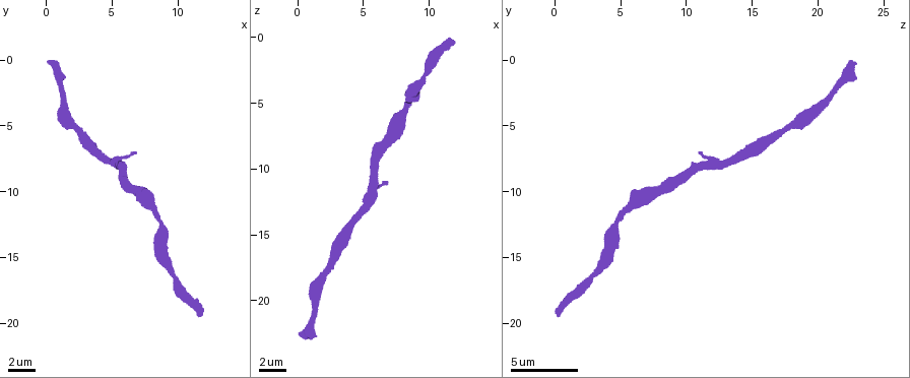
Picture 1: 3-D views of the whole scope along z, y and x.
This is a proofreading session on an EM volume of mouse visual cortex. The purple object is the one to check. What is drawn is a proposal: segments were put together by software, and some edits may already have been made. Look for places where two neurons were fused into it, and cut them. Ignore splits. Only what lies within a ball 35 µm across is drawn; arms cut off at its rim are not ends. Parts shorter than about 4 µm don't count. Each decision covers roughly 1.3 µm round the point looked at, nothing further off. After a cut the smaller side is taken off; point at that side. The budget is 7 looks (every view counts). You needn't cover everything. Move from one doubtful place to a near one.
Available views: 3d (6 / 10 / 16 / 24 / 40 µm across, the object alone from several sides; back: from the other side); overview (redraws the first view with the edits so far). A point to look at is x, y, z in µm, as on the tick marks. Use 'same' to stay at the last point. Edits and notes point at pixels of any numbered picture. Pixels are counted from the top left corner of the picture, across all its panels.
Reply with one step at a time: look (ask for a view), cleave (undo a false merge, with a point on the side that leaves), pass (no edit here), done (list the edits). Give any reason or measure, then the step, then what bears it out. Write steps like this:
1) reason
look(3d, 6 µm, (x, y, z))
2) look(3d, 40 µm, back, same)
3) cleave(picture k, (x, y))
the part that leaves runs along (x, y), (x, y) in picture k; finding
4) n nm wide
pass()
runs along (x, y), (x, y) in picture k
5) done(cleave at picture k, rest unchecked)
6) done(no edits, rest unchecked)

narrows sharply
look(3d, 10 µm, (5.4, 8.0, 13.0))

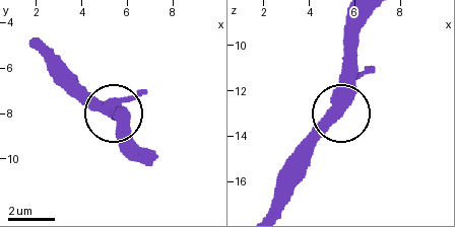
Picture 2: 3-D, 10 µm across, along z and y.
look(3d, 10 µm, back, same)

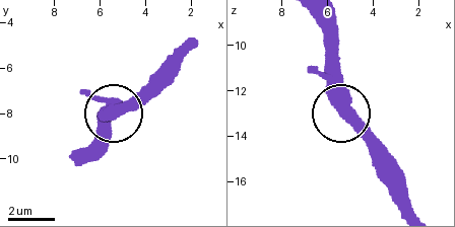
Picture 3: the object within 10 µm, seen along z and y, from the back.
pass()
one neuron here

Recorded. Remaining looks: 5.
calibre changes
look(3d, 16 µm, (7.0, 10.0, 7.0))

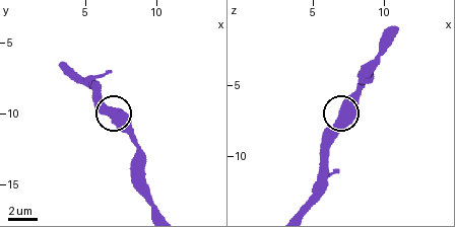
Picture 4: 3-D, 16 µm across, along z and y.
pass()
runs along (93, 91), (136, 141) in picture 4; continuous, no second neuron

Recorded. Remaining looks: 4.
calibre changes
look(3d, 10 µm, (9.0, 15.2, 4.2))

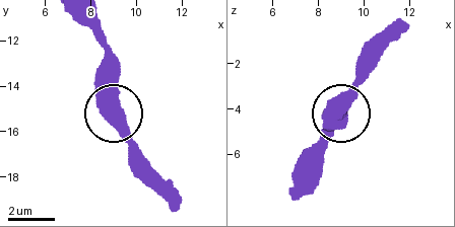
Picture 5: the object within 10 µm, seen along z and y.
pass()
runs along (299, 166), (326, 139), (342, 102), (373, 69) in picture 5; continuous, no second neuron

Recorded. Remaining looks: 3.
done(no edits, rest unchecked)

